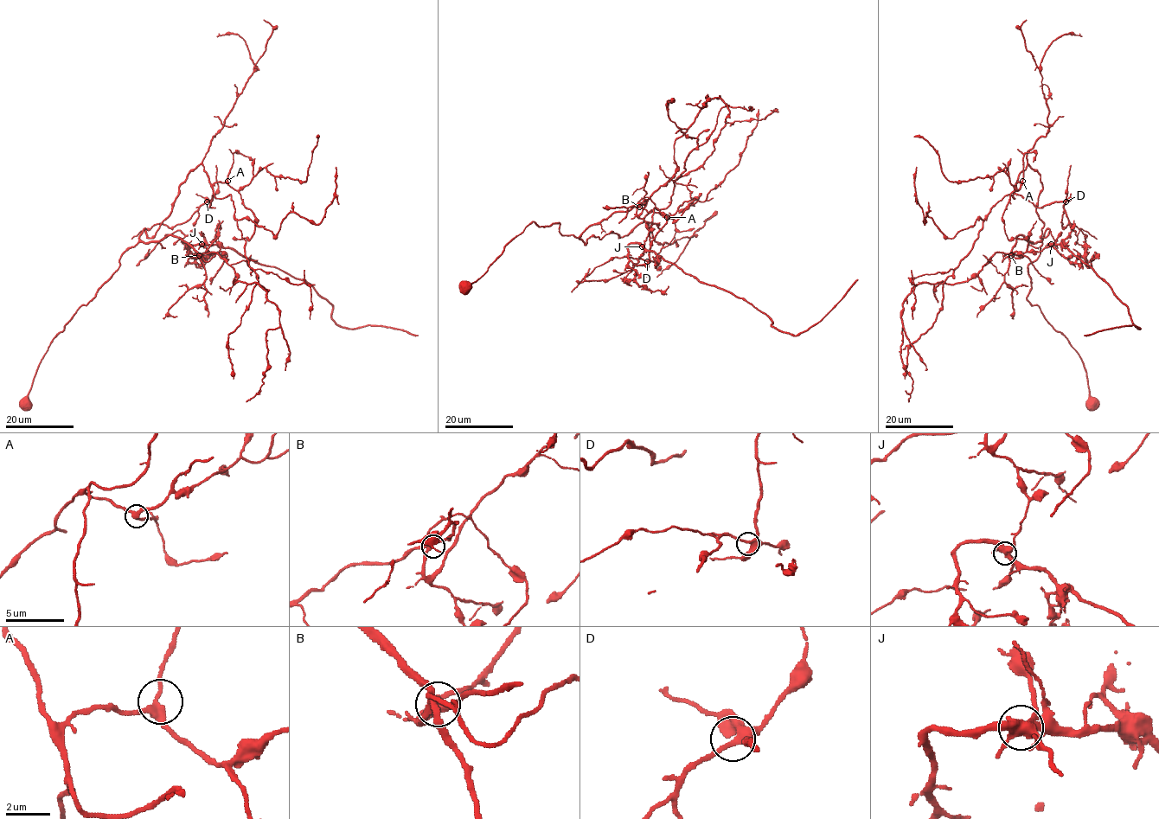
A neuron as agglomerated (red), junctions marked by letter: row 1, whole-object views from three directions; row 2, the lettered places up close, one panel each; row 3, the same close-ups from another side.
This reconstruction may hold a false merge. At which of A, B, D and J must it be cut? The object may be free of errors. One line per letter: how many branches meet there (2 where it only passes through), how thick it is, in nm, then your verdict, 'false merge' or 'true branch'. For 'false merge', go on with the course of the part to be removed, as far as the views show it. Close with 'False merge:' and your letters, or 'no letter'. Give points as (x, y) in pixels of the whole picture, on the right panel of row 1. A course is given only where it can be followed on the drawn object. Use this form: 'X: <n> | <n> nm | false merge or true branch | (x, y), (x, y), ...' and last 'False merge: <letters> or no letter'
A: 3 | 320 nm | true branch
B: 4 | 280 nm | true branch
D: 4 | 400 nm | true branch
J: 4 | 440 nm | false merge | (1052, 244), (1067, 248), (1090, 266), (1127, 306), (1130, 318), (1140, 328), (1124, 325), (1084, 335)
False merge: J

